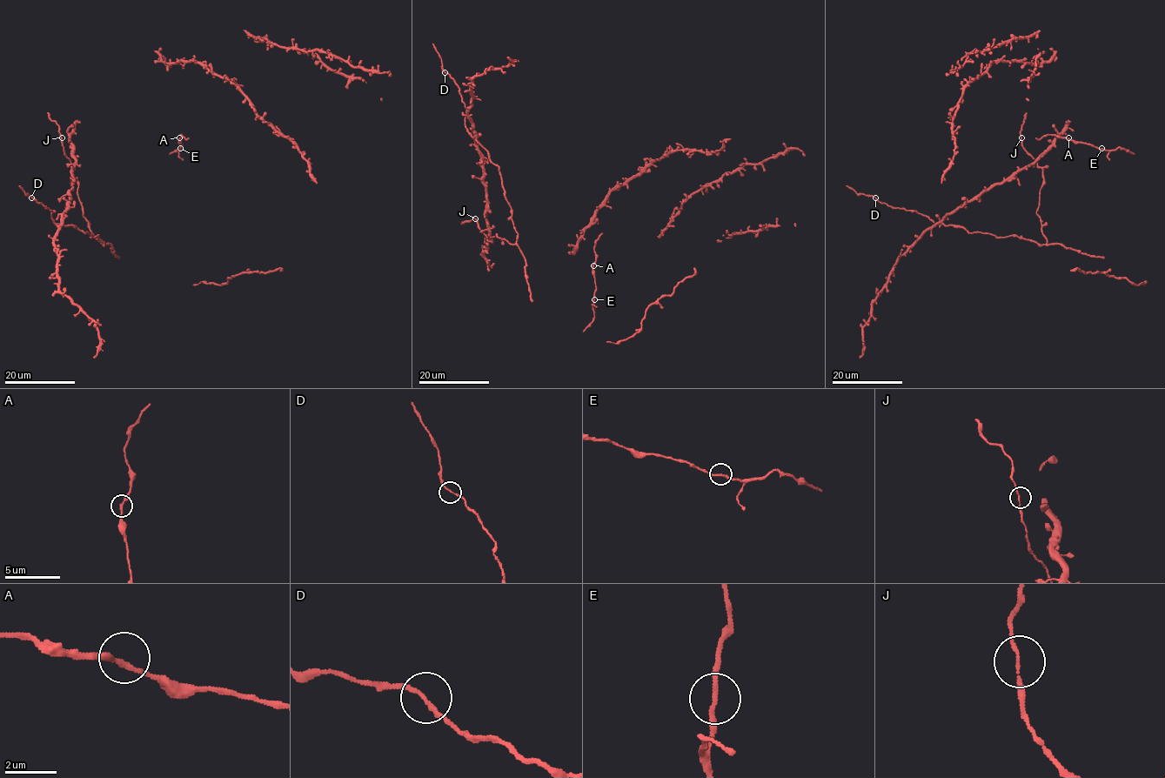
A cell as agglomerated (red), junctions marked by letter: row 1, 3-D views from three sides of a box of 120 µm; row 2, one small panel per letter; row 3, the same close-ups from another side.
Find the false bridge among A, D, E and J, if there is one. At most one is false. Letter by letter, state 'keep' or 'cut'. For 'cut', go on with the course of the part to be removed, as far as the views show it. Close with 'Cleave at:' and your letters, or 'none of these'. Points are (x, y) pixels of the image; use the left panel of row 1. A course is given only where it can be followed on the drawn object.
A: keep
D: keep
E: keep
J: keep
Cleave at: none of these

